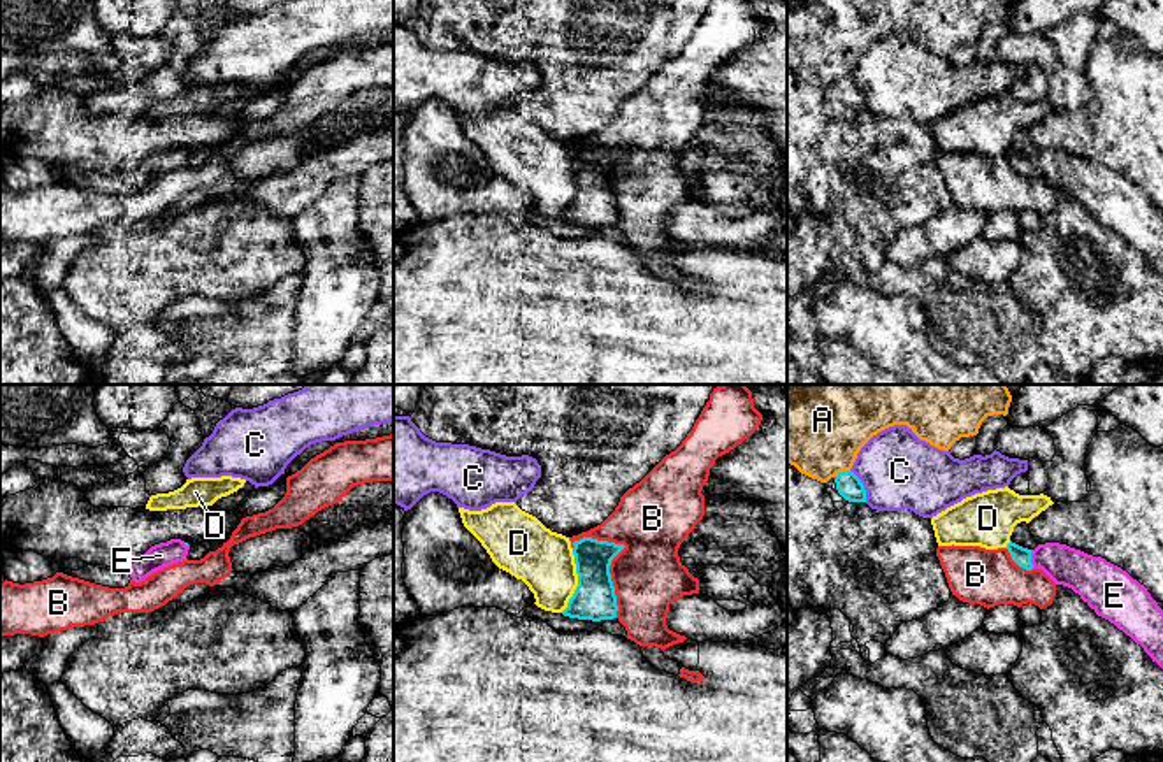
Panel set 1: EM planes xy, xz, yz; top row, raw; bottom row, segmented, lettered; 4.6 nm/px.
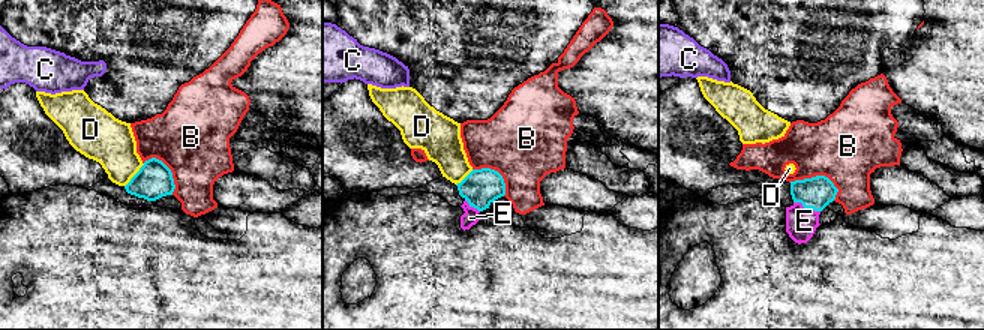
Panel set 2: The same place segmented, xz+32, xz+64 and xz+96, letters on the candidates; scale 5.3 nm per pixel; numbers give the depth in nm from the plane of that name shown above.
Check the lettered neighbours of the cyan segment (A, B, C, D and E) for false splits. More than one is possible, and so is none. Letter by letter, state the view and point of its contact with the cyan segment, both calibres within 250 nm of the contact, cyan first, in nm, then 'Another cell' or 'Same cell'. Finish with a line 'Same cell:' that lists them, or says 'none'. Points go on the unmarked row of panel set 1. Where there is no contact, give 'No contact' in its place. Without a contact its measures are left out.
A: Touches cyan at yz (840, 79). Thickness 110 nm (cyan) against 380 nm. Another cell
B: Touches cyan at xz (615, 162). Thickness 190 nm (cyan) against 340 nm. Another cell
C: Touches cyan at yz (863, 92). Thickness 110 nm (cyan) against 340 nm. Another cell
D: Touches cyan at xz (578, 186). Thickness 190 nm (cyan) against 280 nm. Another cell
E: Touches cyan at yz (1030, 165). Thickness 80 nm (cyan) against 180 nm. Same cell
Same cell: E

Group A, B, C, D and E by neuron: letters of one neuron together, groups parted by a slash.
A / B / C / D / E

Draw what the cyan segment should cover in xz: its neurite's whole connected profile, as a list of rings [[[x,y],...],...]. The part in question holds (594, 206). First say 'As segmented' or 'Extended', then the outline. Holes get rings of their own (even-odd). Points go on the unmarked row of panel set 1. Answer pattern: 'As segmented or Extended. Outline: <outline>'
As segmented. Outline: [[[592,144],[574,147],[573,153],[578,193],[562,221],[592,228],[617,225],[618,212],[610,172],[625,153]]]

